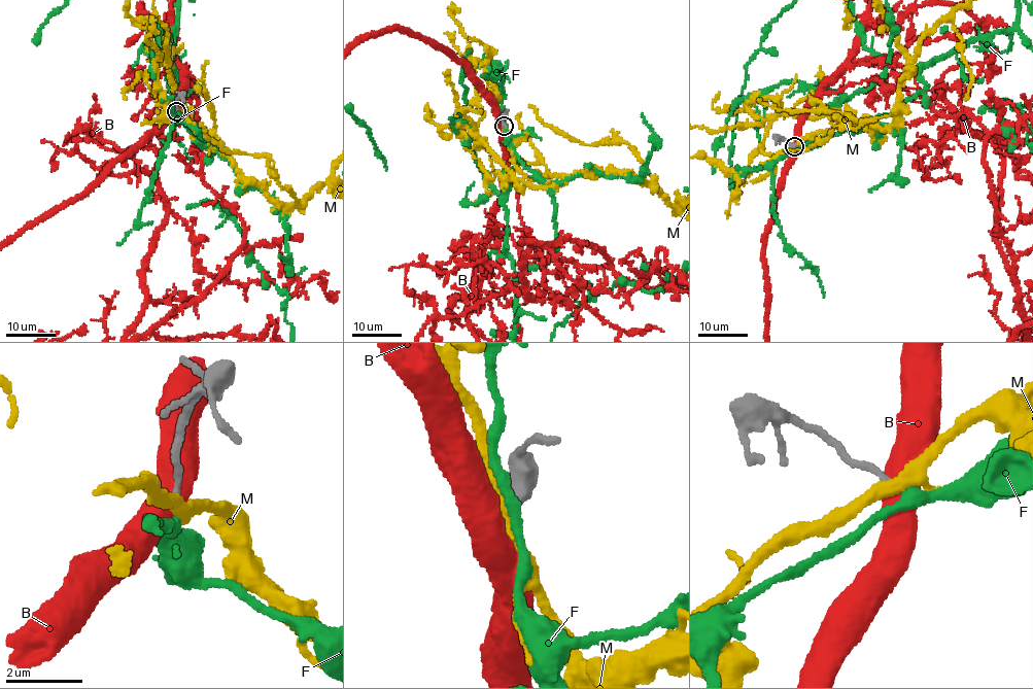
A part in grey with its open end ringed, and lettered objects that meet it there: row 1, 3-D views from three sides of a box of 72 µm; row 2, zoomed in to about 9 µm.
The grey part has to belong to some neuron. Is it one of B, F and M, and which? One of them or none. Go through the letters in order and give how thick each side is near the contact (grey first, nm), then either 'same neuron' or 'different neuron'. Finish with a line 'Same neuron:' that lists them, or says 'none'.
B: 160 nm thick on the grey side, 600 nm on the other; different neuron
F: 160 nm thick on the grey side, 240 nm on the other; same neuron
M: 160 nm thick on the grey side, 240 nm on the other; different neuron
Same neuron: F

